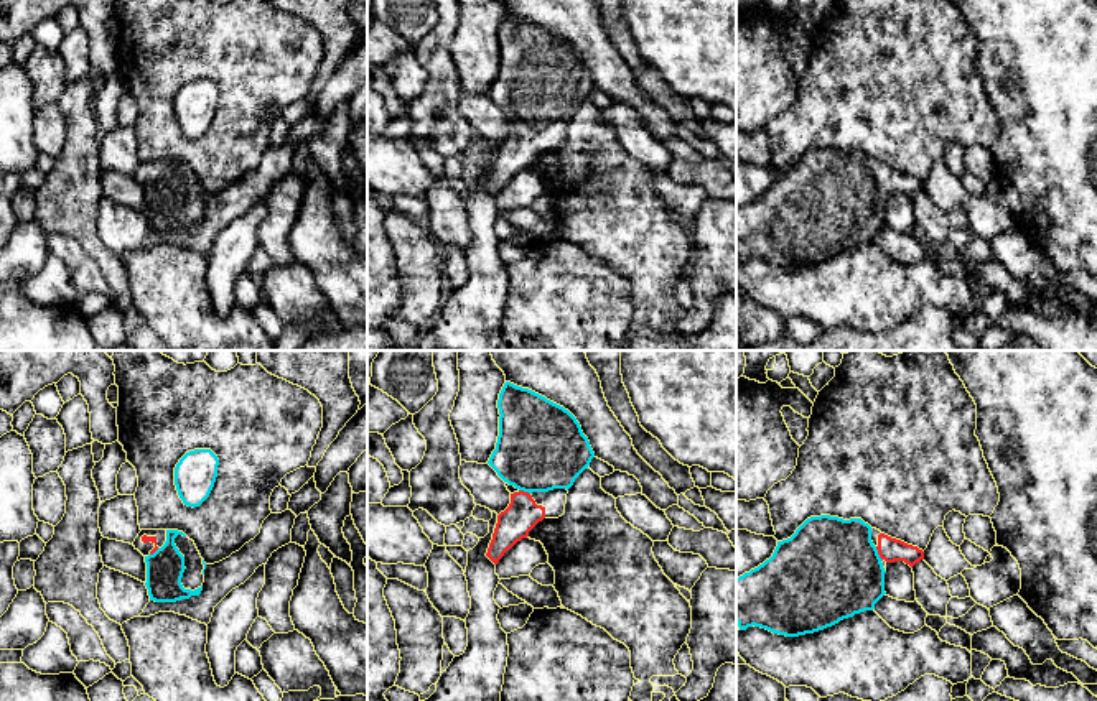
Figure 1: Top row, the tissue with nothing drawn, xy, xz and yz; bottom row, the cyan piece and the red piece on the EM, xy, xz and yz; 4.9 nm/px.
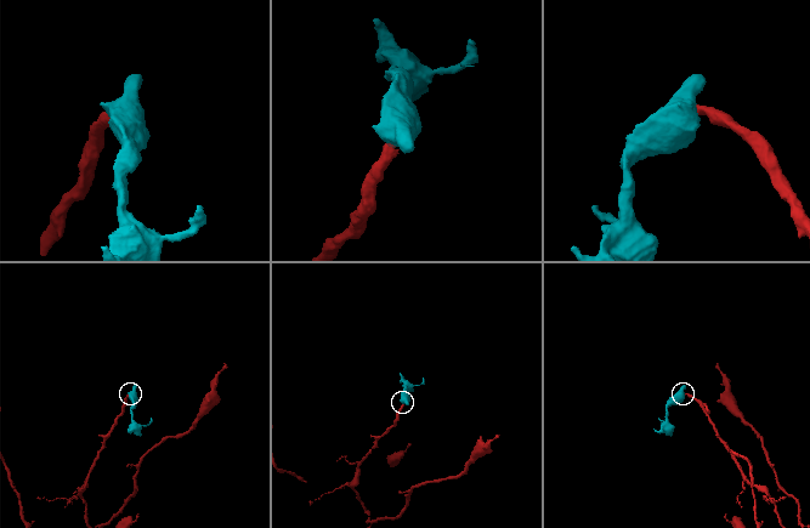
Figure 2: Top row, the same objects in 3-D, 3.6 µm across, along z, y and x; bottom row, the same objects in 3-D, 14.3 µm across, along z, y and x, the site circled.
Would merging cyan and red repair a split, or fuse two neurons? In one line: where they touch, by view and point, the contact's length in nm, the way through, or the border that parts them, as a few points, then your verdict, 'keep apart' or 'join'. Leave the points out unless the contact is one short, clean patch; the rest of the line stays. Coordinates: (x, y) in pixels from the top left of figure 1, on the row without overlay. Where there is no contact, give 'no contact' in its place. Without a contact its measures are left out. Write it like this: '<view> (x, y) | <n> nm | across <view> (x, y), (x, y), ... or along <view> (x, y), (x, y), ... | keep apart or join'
yz (877, 185) | 70 nm | across yz (829, 201), (852, 196), (877, 185), (891, 181) | join

